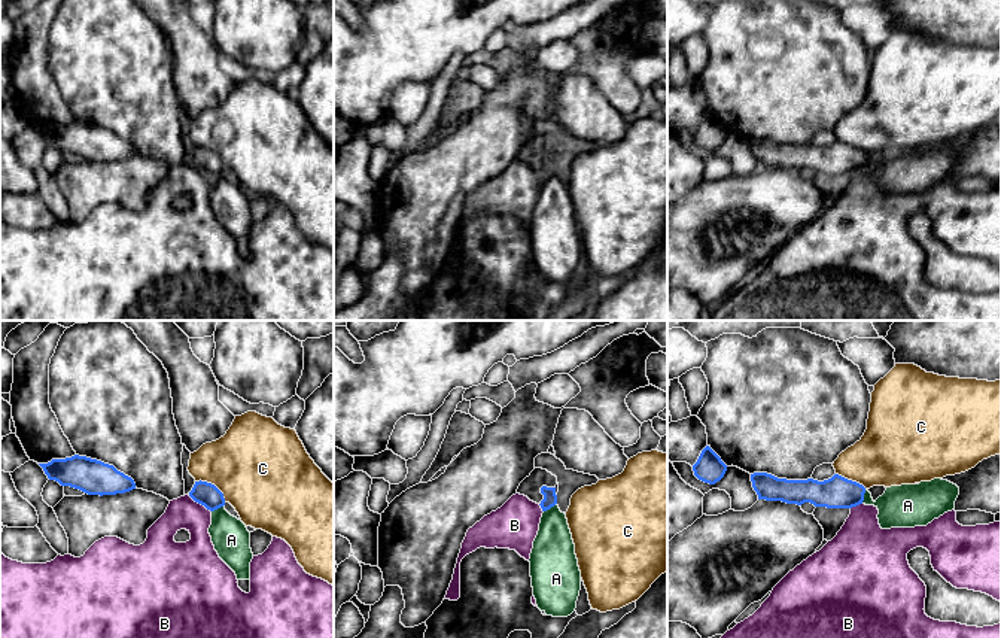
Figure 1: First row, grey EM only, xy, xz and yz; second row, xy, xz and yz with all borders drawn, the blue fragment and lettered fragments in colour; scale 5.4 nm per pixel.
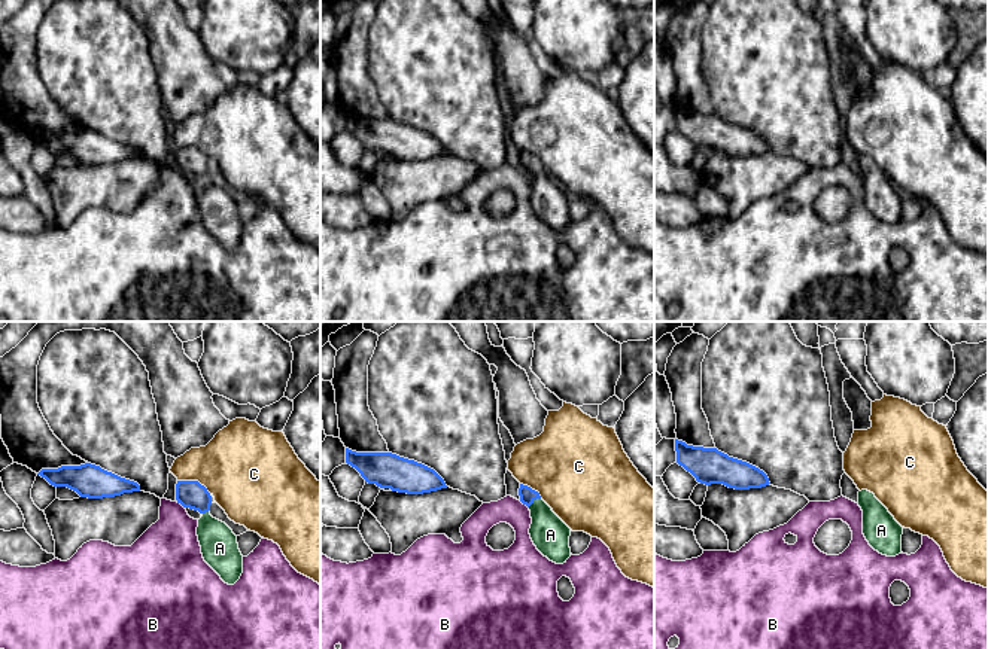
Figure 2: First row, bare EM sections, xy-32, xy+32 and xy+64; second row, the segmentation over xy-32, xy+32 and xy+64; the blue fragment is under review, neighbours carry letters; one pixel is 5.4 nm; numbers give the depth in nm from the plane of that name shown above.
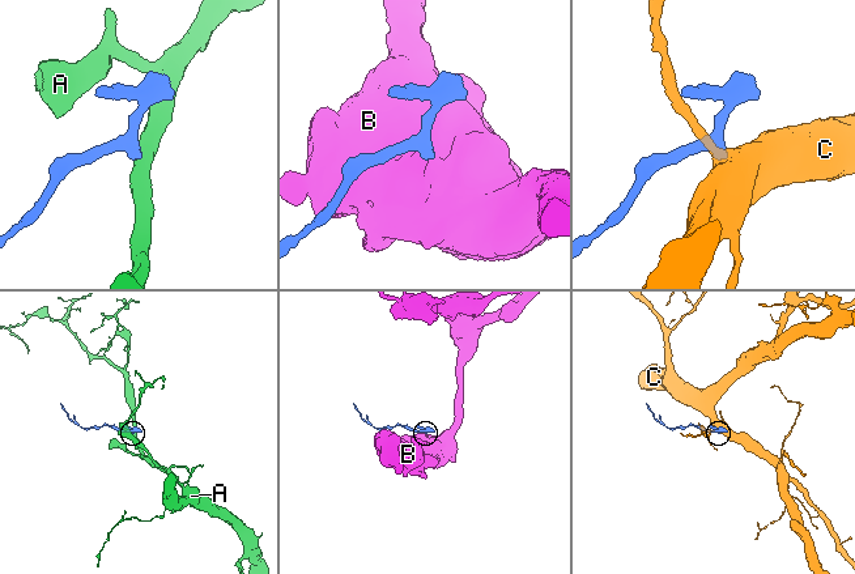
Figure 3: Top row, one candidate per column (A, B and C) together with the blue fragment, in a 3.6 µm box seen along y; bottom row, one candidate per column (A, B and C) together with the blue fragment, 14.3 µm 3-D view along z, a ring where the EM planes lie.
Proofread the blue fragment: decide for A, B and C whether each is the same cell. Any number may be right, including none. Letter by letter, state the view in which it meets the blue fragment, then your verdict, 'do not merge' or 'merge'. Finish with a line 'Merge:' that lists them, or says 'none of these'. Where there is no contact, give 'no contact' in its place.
A: meets blue in xz; merge
B: meets blue in xy; do not merge
C: meets blue in xy; do not merge
Merge: A

